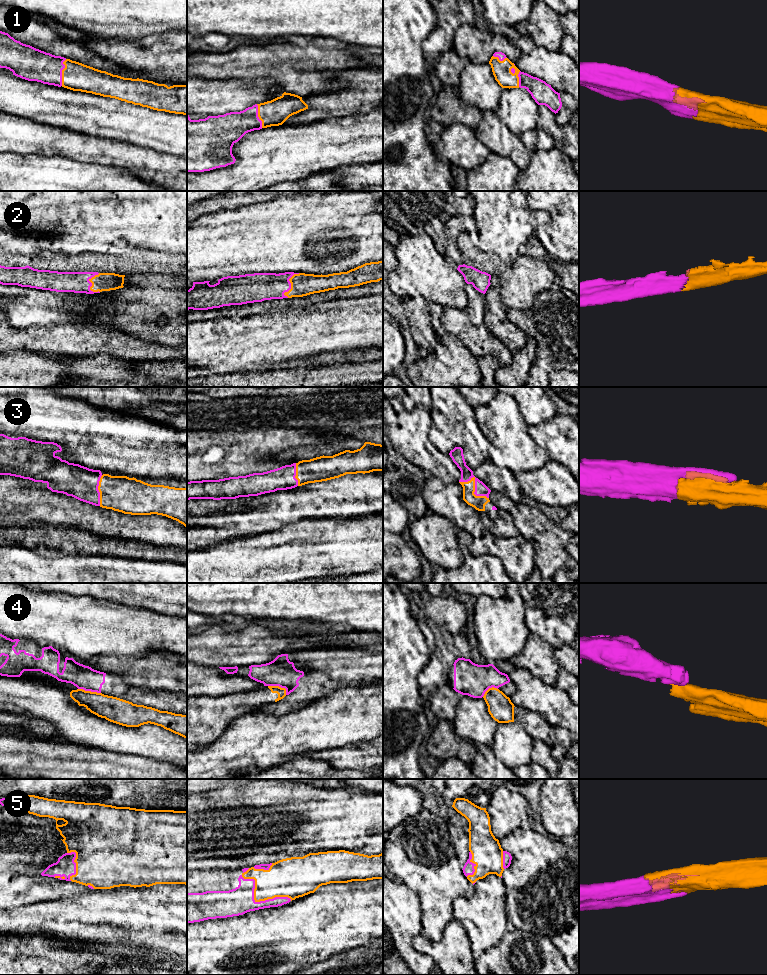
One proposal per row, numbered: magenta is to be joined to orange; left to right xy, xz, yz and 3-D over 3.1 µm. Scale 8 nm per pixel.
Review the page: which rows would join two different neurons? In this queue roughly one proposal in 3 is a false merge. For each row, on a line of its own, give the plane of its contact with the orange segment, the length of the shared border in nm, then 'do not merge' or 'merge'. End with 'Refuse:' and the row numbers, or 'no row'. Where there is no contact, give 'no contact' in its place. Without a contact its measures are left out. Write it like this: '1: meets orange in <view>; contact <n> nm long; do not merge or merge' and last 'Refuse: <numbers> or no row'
1: meets orange in xy; contact 220 nm long; merge
2: meets orange in xz; contact 220 nm long; merge
3: meets orange in yz; contact 280 nm long; merge
4: meets orange in xz; contact 170 nm long; do not merge
5: meets orange in xz; contact 460 nm long; merge
Refuse: 4

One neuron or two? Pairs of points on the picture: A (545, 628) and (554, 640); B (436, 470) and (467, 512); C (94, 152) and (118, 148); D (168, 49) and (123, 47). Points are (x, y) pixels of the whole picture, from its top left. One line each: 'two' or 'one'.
A: one
B: two
C: one
D: one

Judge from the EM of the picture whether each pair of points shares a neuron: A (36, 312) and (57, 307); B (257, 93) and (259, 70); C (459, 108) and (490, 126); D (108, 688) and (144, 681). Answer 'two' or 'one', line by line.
A: one
B: two
C: two
D: two

